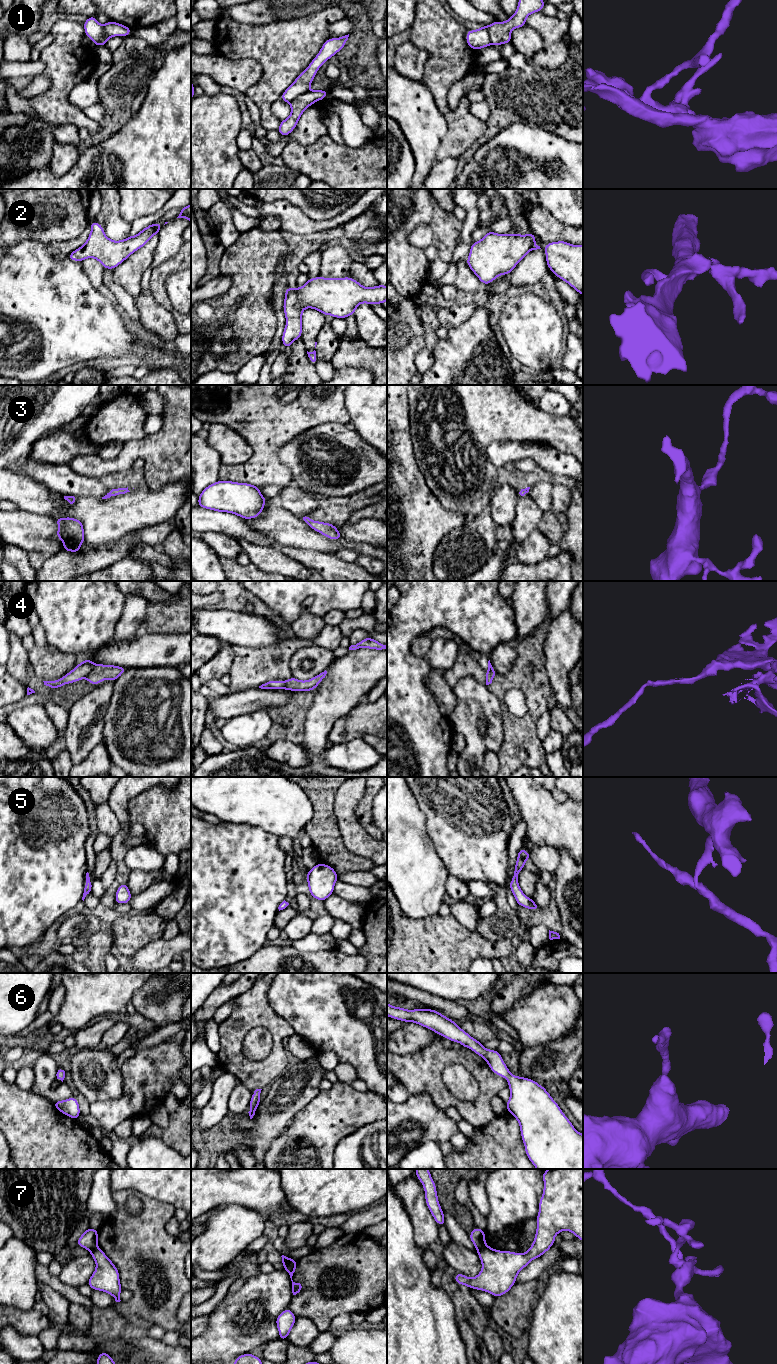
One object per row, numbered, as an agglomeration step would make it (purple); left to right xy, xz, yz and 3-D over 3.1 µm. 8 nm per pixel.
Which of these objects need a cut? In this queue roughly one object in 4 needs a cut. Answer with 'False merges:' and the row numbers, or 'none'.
False merges: 1, 2, 4, 7

